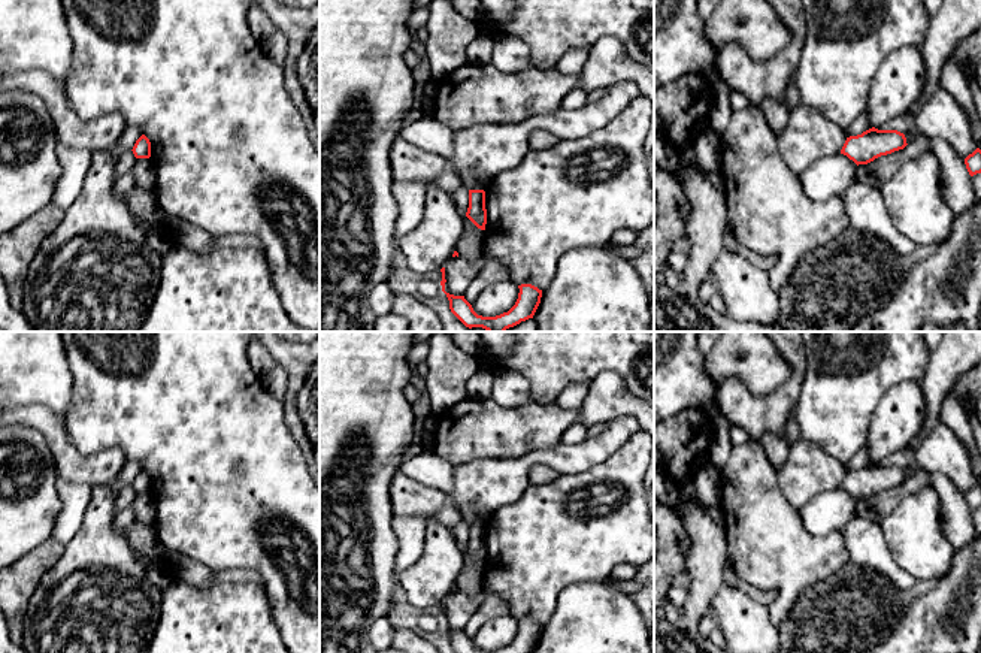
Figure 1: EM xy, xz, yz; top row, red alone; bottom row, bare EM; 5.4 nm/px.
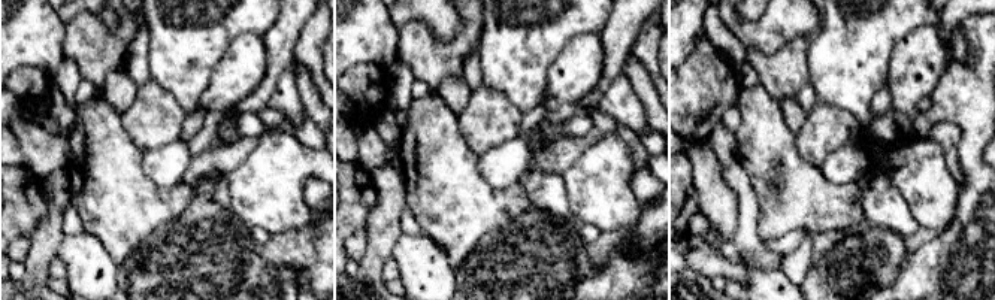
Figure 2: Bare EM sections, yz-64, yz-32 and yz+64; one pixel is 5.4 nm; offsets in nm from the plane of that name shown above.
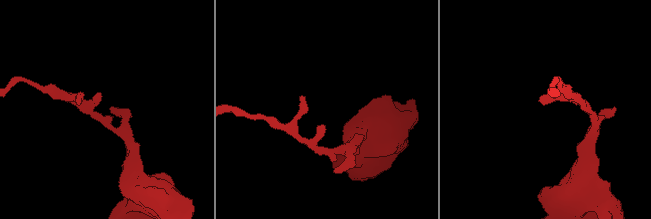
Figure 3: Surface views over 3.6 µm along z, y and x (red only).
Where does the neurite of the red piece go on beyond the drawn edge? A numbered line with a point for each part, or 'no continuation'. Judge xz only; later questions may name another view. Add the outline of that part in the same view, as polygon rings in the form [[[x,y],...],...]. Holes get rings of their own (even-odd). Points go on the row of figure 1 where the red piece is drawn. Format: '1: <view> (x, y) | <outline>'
no continuation

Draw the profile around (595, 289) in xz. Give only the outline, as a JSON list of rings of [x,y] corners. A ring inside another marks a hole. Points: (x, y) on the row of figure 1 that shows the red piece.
[[[612,244],[570,250],[561,256],[533,318],[538,332],[650,332],[650,290],[632,261],[617,254]]]

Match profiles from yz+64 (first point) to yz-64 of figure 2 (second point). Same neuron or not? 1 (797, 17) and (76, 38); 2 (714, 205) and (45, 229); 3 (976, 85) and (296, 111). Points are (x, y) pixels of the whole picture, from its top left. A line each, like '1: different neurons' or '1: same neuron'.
1: different neurons
2: same neuron
3: same neuron

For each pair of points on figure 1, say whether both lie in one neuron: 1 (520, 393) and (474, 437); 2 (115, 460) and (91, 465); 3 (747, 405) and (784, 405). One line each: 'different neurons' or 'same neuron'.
1: different neurons
2: same neuron
3: same neuron

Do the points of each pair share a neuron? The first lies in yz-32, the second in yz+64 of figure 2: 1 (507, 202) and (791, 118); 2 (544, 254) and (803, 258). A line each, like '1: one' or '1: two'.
1: two
2: two

